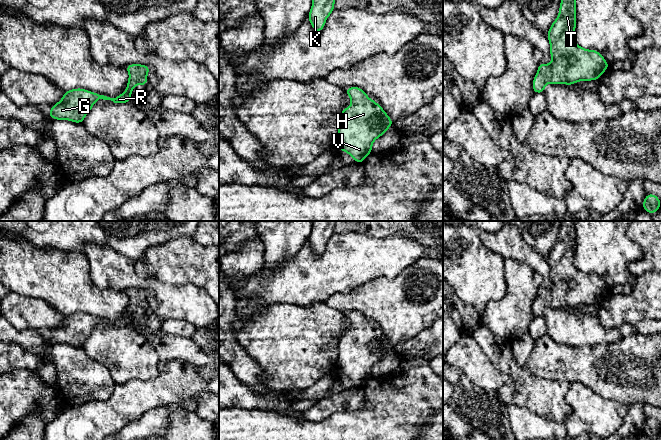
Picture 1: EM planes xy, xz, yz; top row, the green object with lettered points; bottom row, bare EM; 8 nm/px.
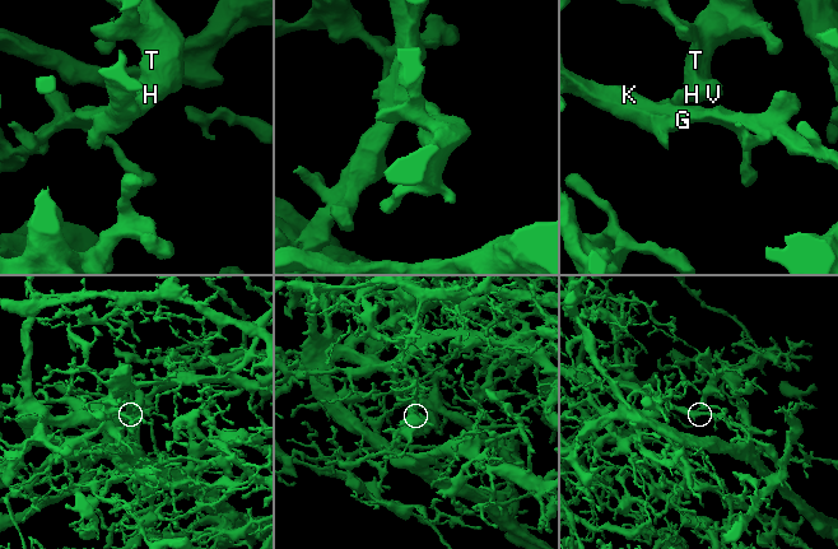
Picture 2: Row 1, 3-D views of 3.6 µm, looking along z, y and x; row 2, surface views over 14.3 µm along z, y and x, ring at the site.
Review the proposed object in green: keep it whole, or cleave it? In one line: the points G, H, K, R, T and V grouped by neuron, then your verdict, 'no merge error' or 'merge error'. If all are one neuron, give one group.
groups G H K R T V; no merge error

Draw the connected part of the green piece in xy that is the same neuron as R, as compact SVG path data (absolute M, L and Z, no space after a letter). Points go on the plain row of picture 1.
M130 288L126 294L129 297L126 315L116 322L99 319L86 313L72 313L65 316L62 323L53 329L53 332L49 334L49 340L54 344L65 343L82 347L98 323L111 324L118 328L130 326L133 312L139 308L146 310L150 292L146 289Z

